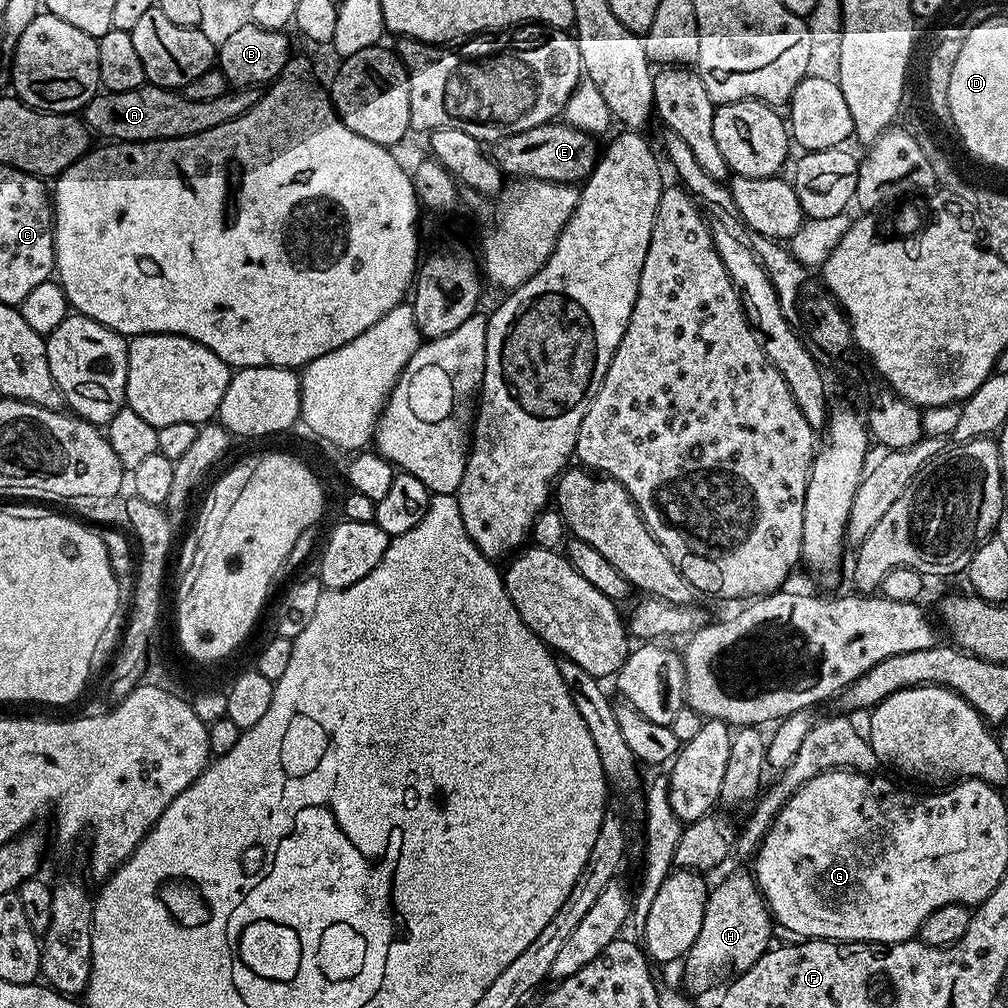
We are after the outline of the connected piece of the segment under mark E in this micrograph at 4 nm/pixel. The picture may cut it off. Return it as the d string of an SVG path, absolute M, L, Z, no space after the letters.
M549 122L534 126L534 130L522 130L522 134L510 134L491 145L490 155L500 171L512 176L524 176L533 180L549 180L558 186L576 186L588 179L598 159L598 147L587 136L585 129L571 123Z

